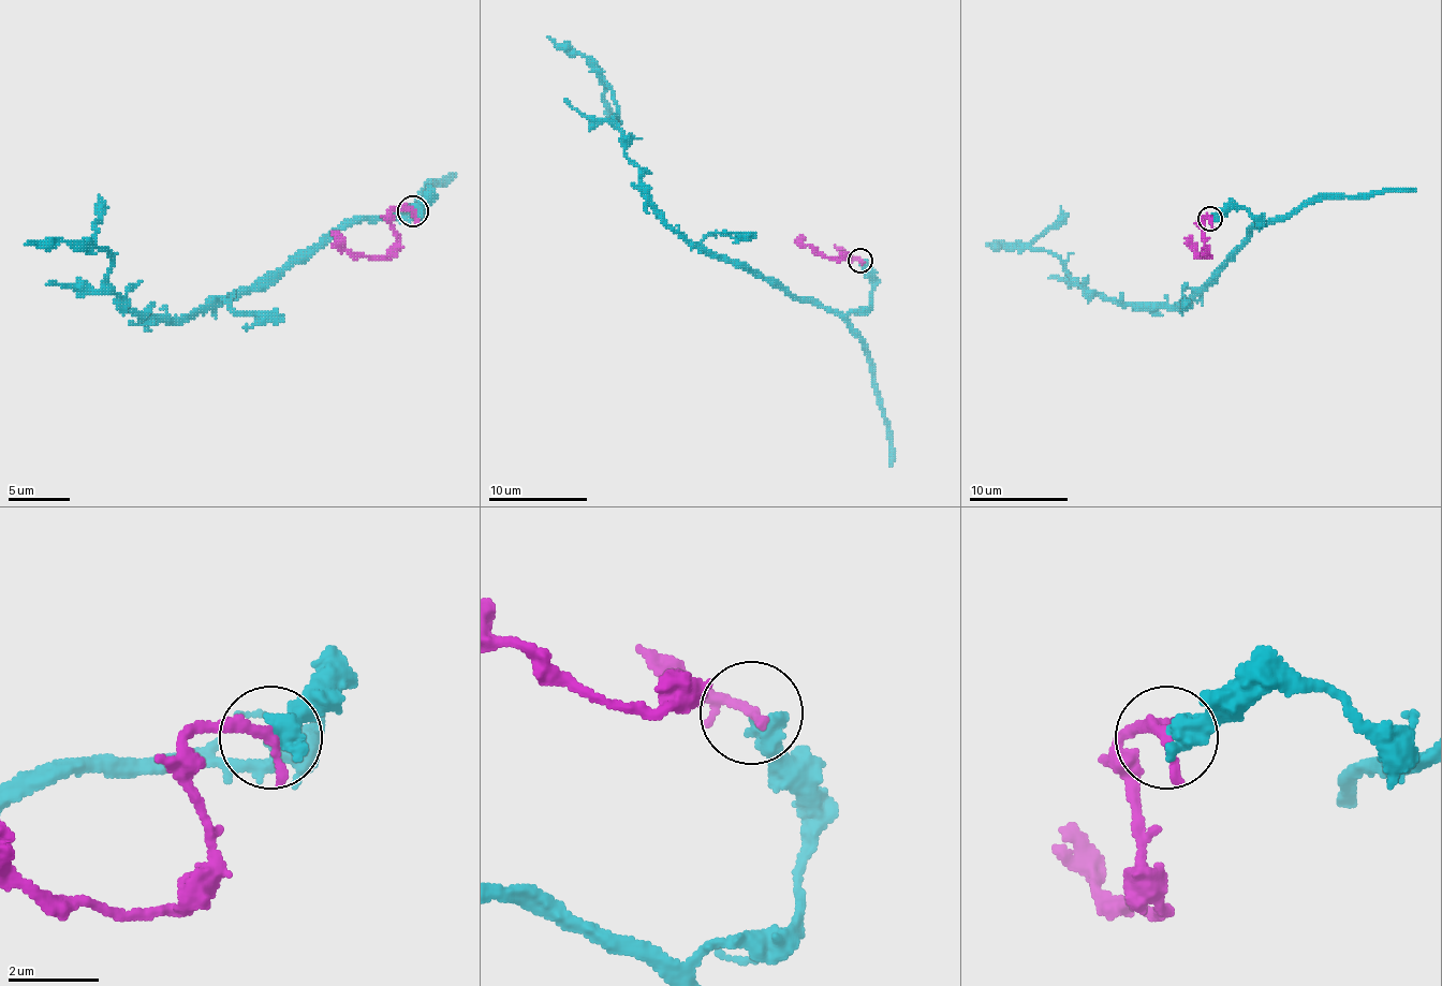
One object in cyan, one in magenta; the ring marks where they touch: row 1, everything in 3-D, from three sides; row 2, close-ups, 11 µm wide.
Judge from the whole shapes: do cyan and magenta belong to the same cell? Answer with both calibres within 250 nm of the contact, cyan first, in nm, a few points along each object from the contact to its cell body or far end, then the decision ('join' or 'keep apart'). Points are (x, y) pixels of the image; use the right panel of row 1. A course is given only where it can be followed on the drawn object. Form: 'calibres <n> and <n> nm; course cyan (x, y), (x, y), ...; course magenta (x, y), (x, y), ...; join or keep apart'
calibres 460 and 180 nm; course cyan (1209, 218), (1232, 208), (1264, 223), (1182, 305), (1117, 305), (1088, 293), (1056, 255), (986, 246); course magenta (1209, 218), (1204, 221), (1207, 255), (1200, 255), (1190, 235); join

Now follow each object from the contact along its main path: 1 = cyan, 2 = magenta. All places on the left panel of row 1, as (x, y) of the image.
1: (412, 210), (427, 197), (409, 217), (333, 229), (181, 318), (138, 318), (120, 303), (104, 250), (25, 244)
2: (412, 210), (391, 214), (397, 244), (384, 256), (354, 256), (333, 232)

